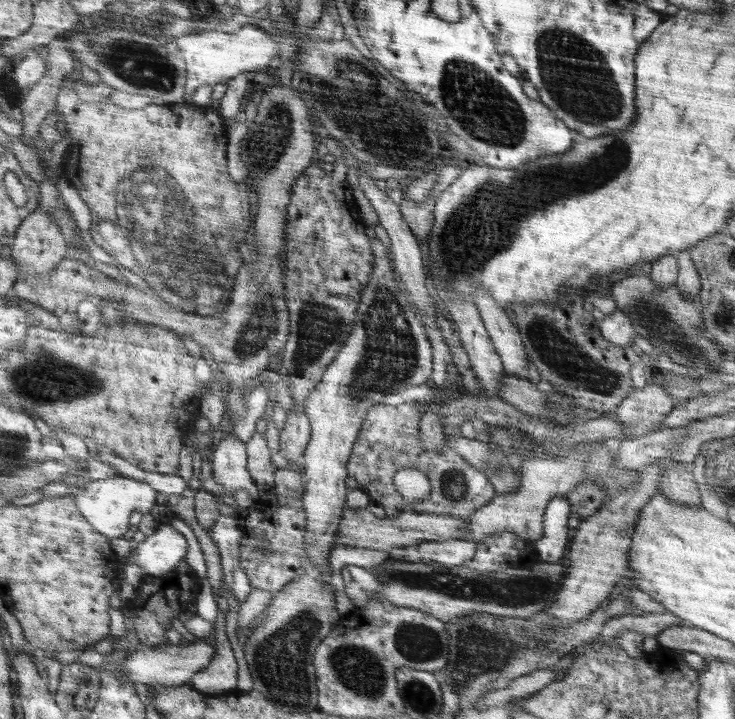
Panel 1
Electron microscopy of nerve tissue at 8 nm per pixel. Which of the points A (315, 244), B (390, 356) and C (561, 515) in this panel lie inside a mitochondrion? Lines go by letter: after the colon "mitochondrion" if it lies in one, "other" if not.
A: mitochondrion
B: mitochondrion
C: other

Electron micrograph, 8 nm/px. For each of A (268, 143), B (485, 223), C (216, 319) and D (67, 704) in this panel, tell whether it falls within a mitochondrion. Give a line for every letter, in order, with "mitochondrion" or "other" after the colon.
A: mitochondrion
B: mitochondrion
C: mitochondrion
D: other

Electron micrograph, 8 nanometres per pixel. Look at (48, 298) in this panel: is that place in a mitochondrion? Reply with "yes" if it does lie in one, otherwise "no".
no

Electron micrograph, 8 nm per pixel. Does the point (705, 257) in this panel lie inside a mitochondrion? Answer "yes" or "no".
yes

